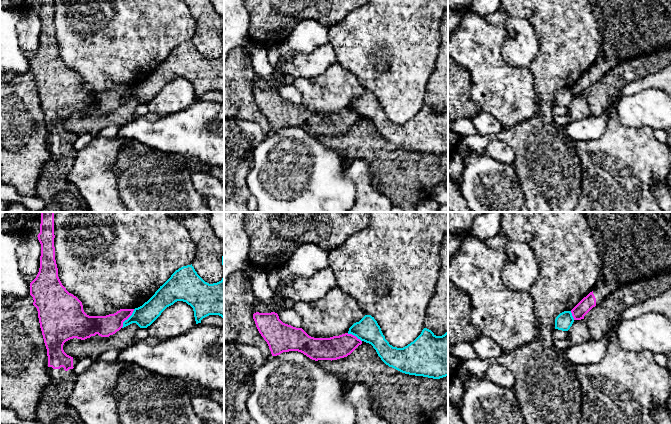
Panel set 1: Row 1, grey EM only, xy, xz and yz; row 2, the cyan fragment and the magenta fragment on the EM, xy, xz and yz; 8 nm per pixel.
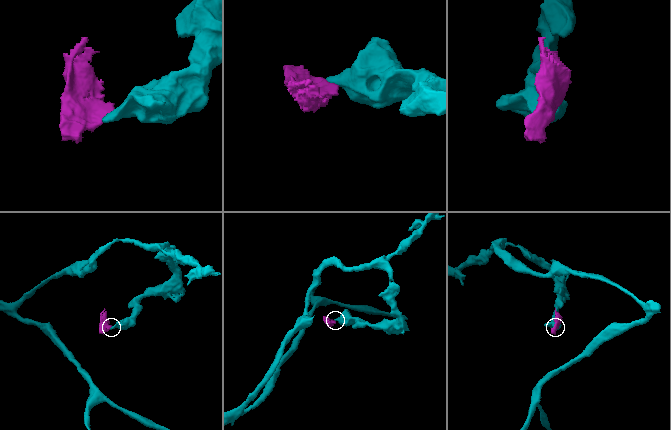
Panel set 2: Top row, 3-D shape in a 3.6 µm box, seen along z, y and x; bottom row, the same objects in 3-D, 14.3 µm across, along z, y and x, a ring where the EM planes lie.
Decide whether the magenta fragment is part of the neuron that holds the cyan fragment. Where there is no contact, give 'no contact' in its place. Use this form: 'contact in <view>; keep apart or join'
contact in xy; keep apart

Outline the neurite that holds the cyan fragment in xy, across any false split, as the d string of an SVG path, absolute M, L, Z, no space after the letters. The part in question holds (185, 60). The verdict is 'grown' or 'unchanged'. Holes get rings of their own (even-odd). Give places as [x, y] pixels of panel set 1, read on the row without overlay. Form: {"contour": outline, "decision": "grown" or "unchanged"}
{"contour": "M192 40L179 44L147 78L134 85L132 91L123 98L122 104L132 99L140 104L147 104L167 83L177 77L186 78L193 84L196 100L209 91L219 91L224 95L224 51L221 57L209 60L197 50Z", "decision": "unchanged"}

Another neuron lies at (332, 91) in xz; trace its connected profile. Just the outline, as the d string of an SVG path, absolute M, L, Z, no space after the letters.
M338 63L319 76L296 78L293 84L302 94L302 105L314 114L348 109L349 104L366 91L357 78Z

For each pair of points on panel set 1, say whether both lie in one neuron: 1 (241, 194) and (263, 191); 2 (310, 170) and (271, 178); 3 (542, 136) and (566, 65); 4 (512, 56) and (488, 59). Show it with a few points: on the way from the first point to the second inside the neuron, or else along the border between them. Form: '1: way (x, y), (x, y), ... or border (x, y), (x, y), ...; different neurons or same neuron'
1: border (251, 169), (247, 177), (247, 187), (250, 194); different neurons
2: way (300, 178), (281, 178); same neuron
3: way (544, 118), (546, 85), (548, 83); same neuron
4: border (509, 34), (501, 56), (507, 63), (524, 68); different neurons

